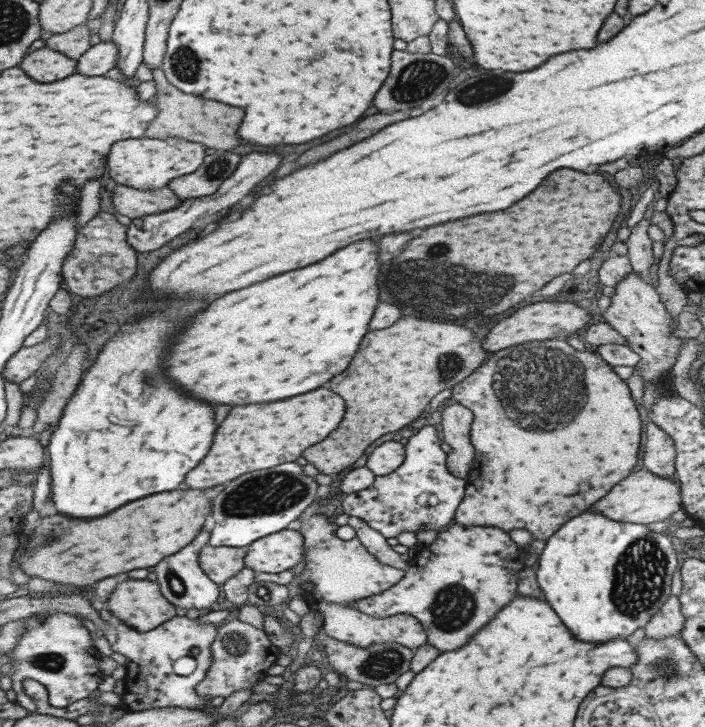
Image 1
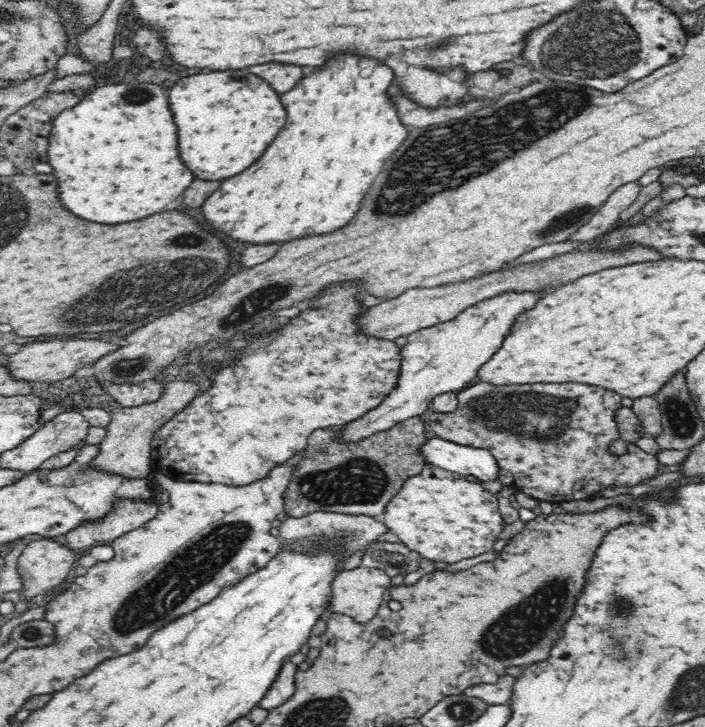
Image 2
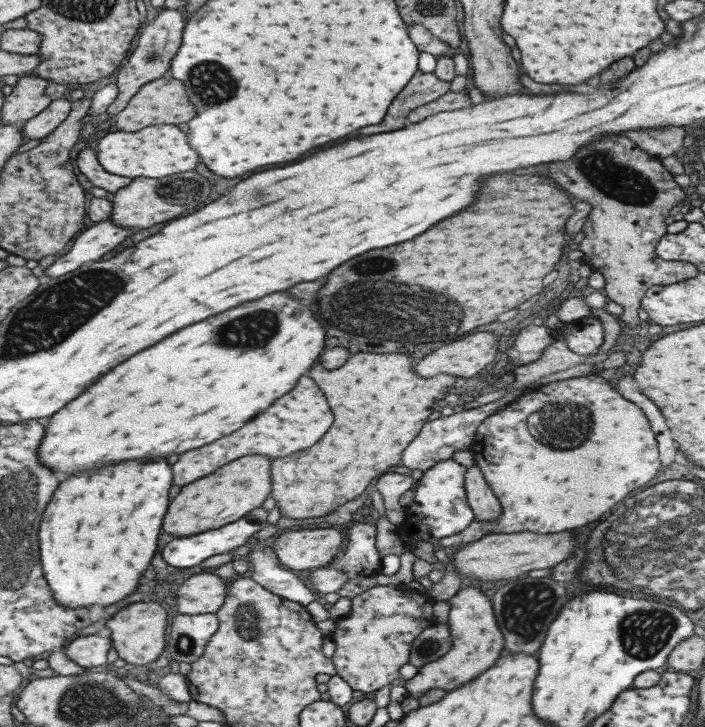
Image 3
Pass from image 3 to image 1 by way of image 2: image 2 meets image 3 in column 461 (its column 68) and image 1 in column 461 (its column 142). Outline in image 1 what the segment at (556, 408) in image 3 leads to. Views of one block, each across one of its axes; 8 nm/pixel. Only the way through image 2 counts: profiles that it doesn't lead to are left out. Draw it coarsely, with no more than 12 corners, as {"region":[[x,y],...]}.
{"region":[[562,338],[488,353],[454,522],[547,541],[638,465],[627,381]]}

